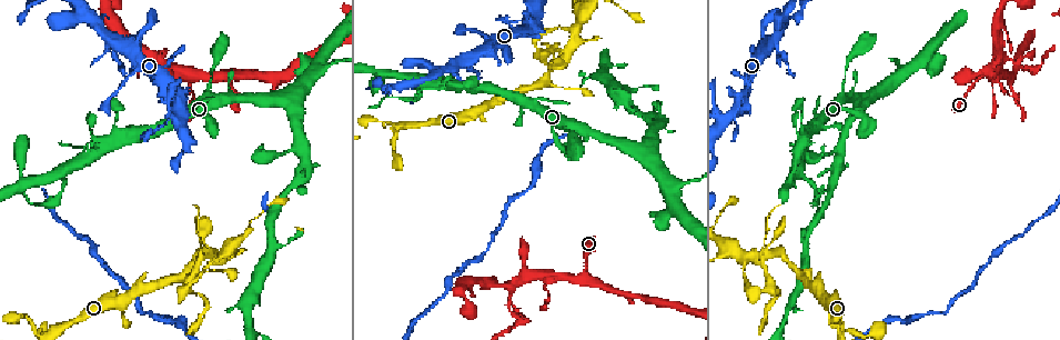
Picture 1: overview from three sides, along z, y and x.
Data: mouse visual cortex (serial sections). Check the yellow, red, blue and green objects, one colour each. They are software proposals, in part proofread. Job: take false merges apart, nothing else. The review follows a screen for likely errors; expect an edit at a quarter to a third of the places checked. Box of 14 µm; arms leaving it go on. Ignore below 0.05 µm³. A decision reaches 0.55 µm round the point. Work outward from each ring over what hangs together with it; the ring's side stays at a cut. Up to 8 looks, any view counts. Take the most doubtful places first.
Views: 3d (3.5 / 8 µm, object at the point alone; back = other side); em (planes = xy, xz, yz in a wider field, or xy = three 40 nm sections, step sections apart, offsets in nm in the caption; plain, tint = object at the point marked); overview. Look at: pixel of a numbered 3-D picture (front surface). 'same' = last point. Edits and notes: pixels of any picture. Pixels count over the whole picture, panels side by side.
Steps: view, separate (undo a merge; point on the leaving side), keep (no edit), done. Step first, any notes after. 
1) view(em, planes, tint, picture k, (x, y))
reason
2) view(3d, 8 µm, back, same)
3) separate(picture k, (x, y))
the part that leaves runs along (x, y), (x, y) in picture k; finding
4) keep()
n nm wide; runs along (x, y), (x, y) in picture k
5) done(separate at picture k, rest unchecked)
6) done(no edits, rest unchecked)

view(3d, 3.5 µm, picture 1, (560, 27))
a narrow waist

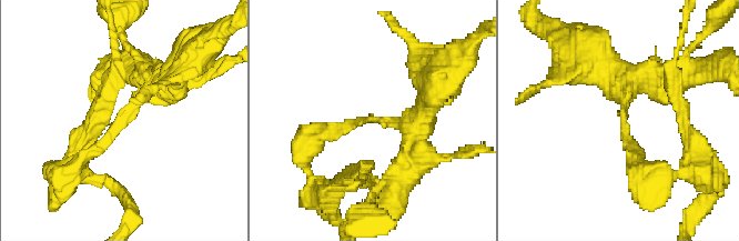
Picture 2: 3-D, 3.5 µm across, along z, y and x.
view(em, xy, step 3, tint, picture 2, (123, 120))
arms of 200, 350 nm

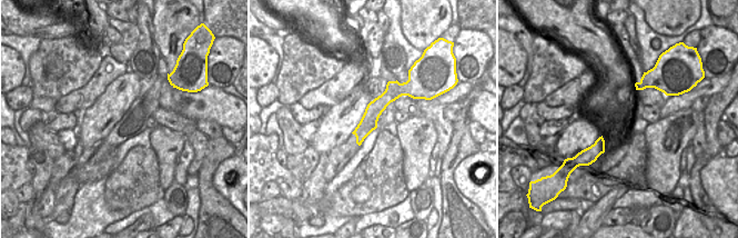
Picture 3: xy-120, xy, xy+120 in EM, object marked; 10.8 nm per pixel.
view(em, planes, tint, same)
another direction

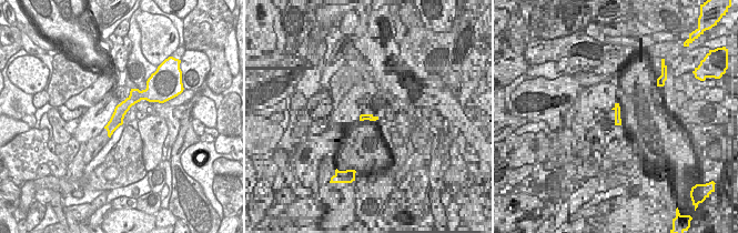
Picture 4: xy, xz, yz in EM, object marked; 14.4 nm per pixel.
keep()
runs along (148, 95), (135, 95), (110, 131) in picture 4; continuous, no second cell

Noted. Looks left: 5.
view(3d, 3.5 µm, picture 1, (514, 306))
thin neck

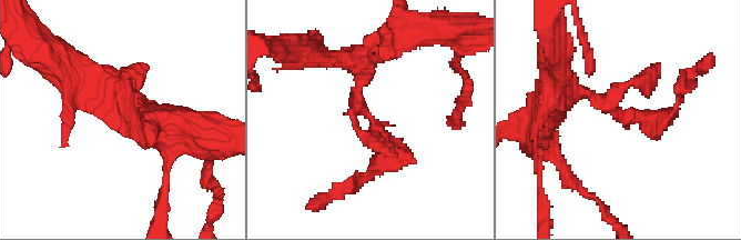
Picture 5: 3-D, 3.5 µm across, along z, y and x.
keep()
continuous, no second cell

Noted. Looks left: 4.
view(3d, 3.5 µm, back, picture 1, (816, 193))
narrows sharply

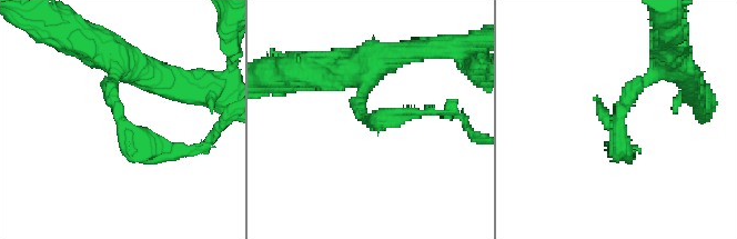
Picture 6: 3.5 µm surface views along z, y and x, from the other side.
view(em, planes, tint, picture 6, (119, 115))

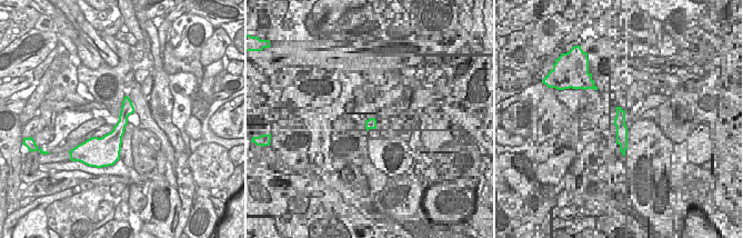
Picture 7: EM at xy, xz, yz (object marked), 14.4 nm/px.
keep()
arms of 200, 300 nm; all the same cell

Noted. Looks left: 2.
done(no edits, rest unchecked)

